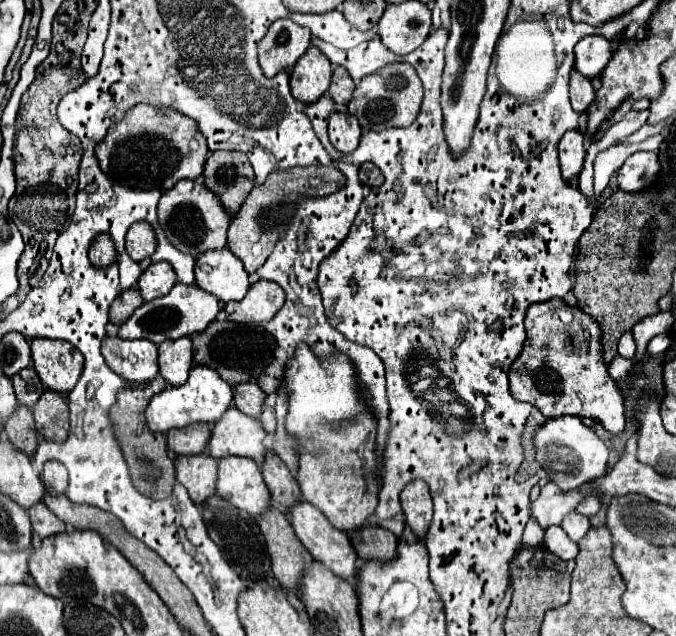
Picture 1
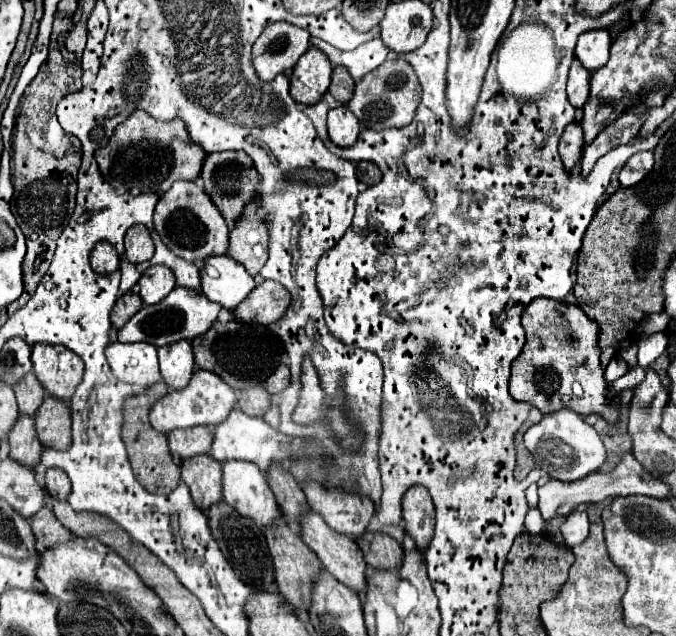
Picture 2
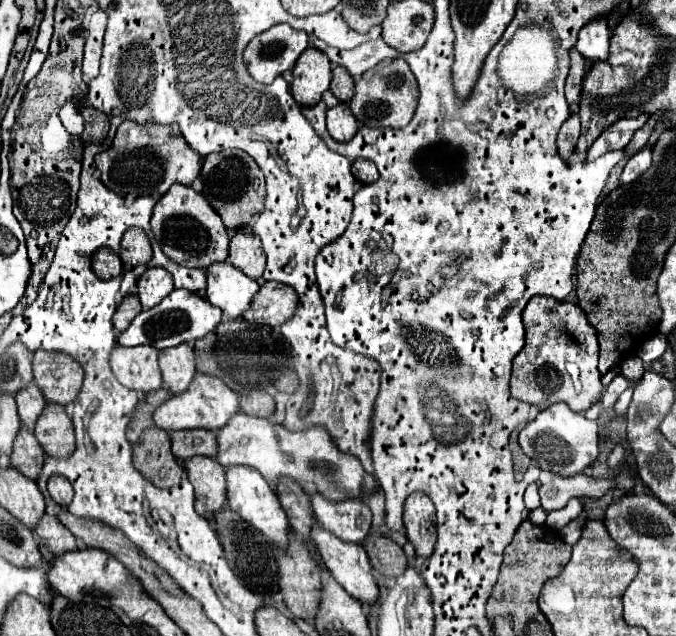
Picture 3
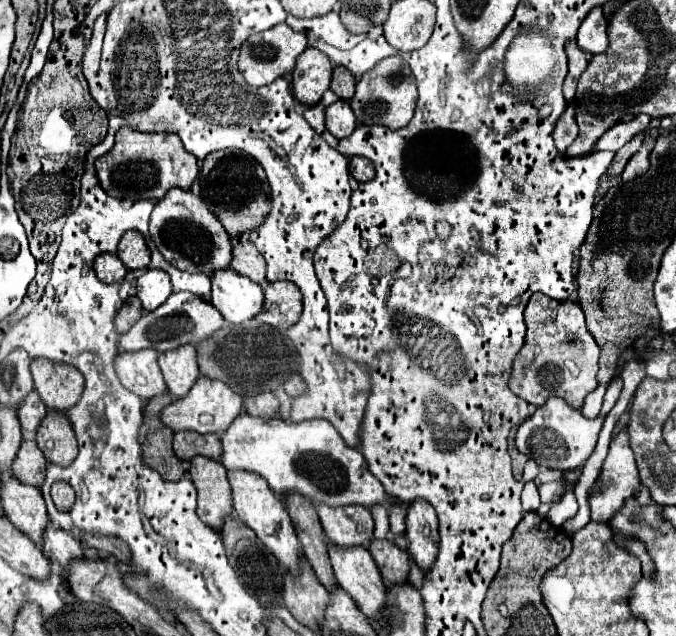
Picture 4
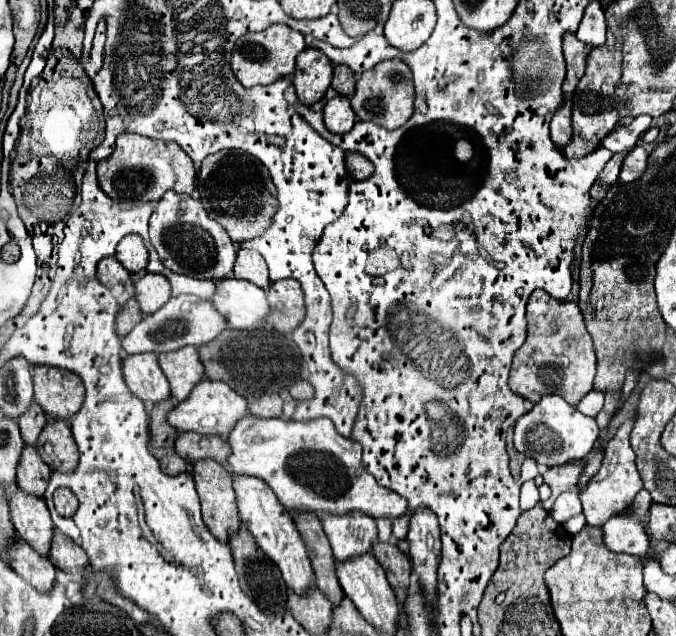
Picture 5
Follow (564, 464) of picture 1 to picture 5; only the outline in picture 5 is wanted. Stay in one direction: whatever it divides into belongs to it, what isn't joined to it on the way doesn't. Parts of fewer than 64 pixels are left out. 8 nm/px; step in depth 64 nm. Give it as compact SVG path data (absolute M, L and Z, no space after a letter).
M548 394L544 396L528 414L524 414L514 426L514 446L518 452L534 458L538 464L544 466L562 466L574 460L584 460L596 440L600 436L600 428L596 420L590 420L576 406L570 406L562 396Z

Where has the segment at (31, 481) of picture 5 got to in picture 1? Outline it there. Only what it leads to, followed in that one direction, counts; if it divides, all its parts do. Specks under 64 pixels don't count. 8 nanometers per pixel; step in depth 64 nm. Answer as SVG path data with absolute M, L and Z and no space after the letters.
M16 406L16 410L12 412L12 418L8 418L4 424L4 432L18 450L22 450L30 456L34 454L36 444L38 444L38 430L34 426L30 408Z

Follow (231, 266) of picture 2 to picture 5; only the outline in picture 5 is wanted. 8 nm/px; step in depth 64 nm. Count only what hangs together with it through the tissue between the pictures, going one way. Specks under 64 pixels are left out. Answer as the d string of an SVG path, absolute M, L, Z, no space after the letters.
M222 278L216 282L216 310L226 318L230 328L252 330L264 322L270 306L266 292L248 280Z

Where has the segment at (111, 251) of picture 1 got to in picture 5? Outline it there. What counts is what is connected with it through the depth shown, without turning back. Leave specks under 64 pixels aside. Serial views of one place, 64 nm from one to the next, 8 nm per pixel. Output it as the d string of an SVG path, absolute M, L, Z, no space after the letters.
M108 256L98 262L98 280L108 286L116 288L118 284L124 284L130 278L130 272L116 260L116 256Z

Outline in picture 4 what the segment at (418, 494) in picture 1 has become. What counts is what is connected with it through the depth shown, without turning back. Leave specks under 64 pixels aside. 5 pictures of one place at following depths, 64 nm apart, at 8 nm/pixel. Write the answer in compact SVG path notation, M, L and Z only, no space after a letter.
M416 498L408 506L406 538L410 542L410 556L422 570L428 570L432 560L436 560L436 546L440 542L440 536L436 512L424 498Z

